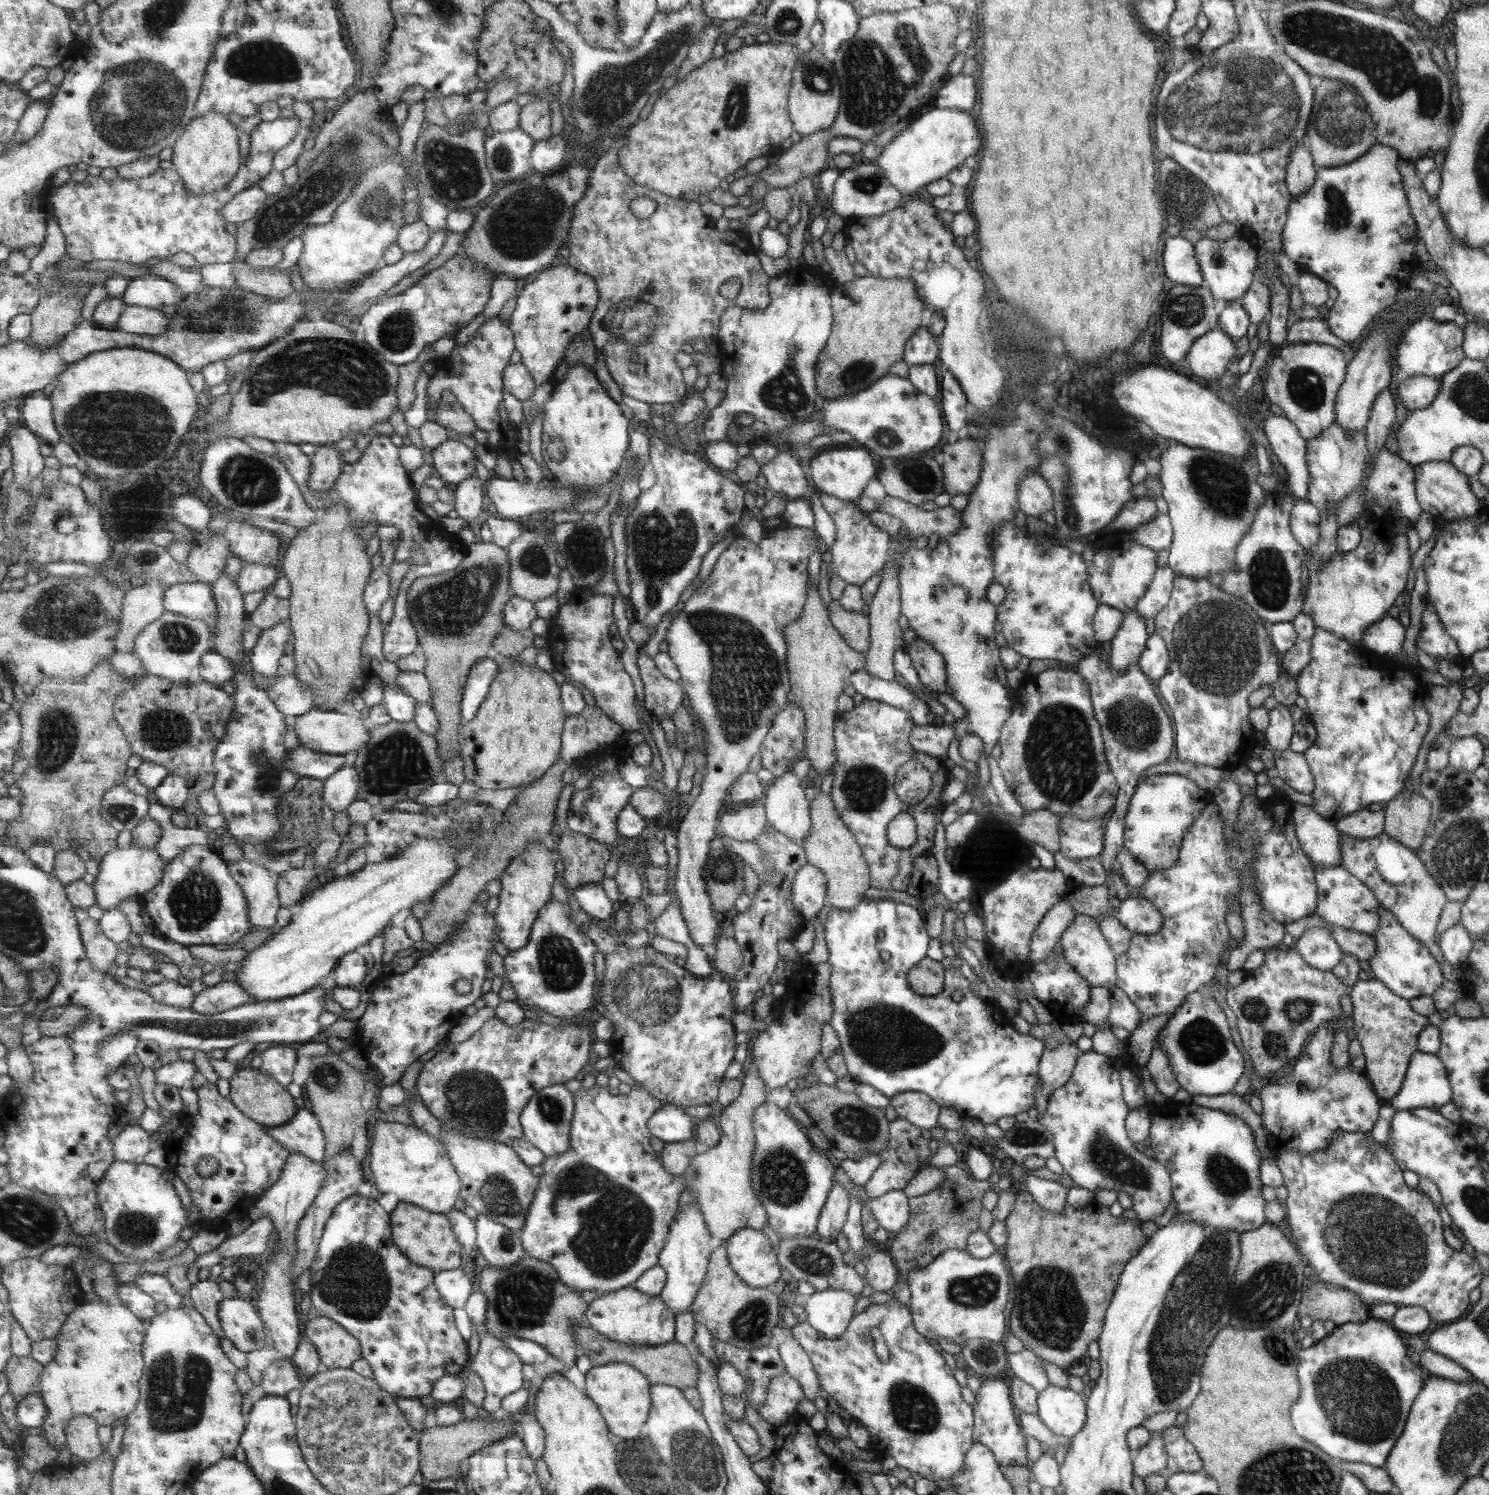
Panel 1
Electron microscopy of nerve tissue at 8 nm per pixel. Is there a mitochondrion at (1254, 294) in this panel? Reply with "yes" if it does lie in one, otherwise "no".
no

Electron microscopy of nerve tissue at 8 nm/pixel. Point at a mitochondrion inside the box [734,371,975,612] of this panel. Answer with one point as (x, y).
(920, 478)

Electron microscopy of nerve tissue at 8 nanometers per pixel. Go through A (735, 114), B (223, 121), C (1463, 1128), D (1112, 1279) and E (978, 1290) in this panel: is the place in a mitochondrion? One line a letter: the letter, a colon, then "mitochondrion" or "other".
A: mitochondrion
B: other
C: other
D: other
E: mitochondrion

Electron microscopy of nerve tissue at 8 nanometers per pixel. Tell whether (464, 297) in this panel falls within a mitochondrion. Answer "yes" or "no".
no

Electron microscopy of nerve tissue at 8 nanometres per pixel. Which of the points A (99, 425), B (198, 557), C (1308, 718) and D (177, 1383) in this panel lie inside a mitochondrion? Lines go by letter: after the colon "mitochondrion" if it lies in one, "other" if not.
A: mitochondrion
B: other
C: other
D: mitochondrion

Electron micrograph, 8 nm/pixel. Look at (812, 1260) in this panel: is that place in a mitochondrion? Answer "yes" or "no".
yes

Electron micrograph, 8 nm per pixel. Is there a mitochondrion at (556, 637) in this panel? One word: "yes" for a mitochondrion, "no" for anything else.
no

